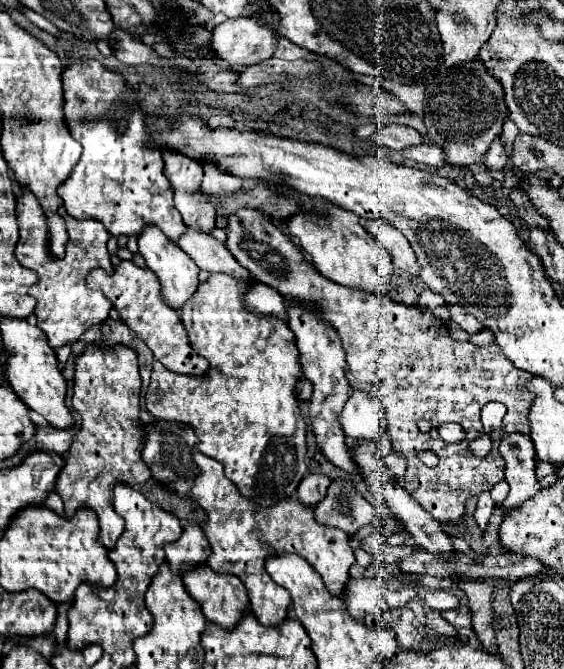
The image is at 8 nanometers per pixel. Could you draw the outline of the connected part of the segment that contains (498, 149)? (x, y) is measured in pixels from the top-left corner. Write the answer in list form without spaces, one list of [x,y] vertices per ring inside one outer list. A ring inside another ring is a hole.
[[[494,139],[486,157],[484,157],[484,165],[490,169],[490,171],[502,171],[504,165],[506,165],[506,151],[500,143],[500,139]]]

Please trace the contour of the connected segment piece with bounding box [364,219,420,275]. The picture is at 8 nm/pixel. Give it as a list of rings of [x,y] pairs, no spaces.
[[[374,219],[364,221],[364,225],[384,245],[384,249],[392,255],[394,267],[398,267],[410,275],[418,275],[420,267],[416,263],[416,255],[410,247],[408,239],[400,231],[396,231],[392,225],[386,225],[386,223],[380,223]]]

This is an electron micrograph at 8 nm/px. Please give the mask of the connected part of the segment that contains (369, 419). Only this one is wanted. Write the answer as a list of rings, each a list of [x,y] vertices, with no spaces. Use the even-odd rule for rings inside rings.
[[[360,387],[352,389],[340,415],[342,429],[350,439],[380,439],[386,433],[386,415],[378,399]]]

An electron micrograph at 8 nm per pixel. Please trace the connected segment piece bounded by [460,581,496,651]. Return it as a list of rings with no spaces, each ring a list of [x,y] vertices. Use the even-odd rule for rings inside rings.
[[[462,581],[460,587],[468,595],[468,607],[472,611],[472,627],[486,651],[496,651],[492,629],[492,587],[486,583]]]

